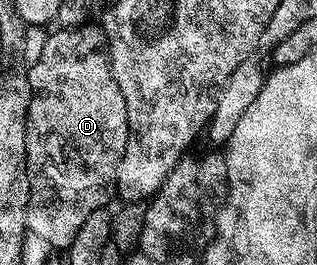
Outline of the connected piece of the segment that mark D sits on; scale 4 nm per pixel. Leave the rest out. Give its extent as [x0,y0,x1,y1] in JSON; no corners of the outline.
[26,22,130,249]

